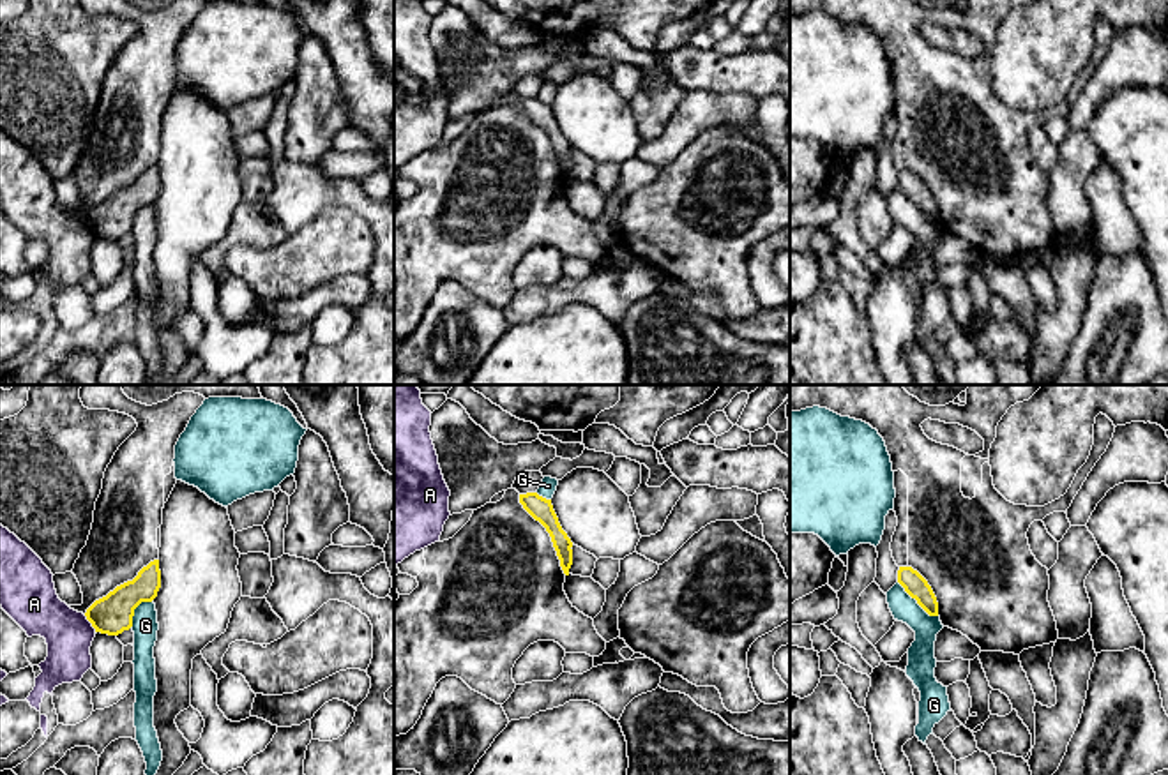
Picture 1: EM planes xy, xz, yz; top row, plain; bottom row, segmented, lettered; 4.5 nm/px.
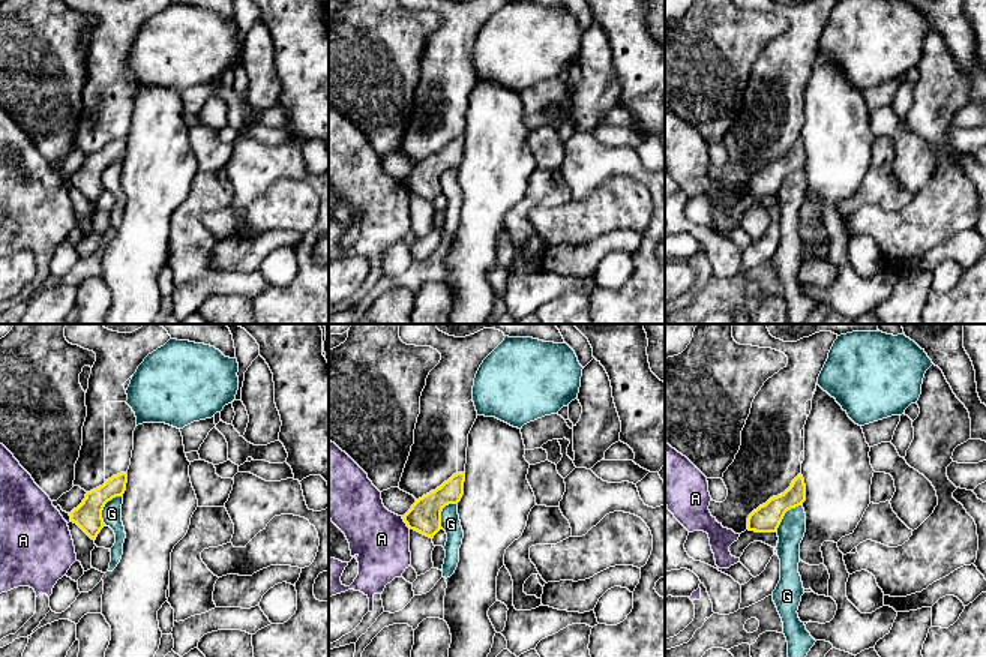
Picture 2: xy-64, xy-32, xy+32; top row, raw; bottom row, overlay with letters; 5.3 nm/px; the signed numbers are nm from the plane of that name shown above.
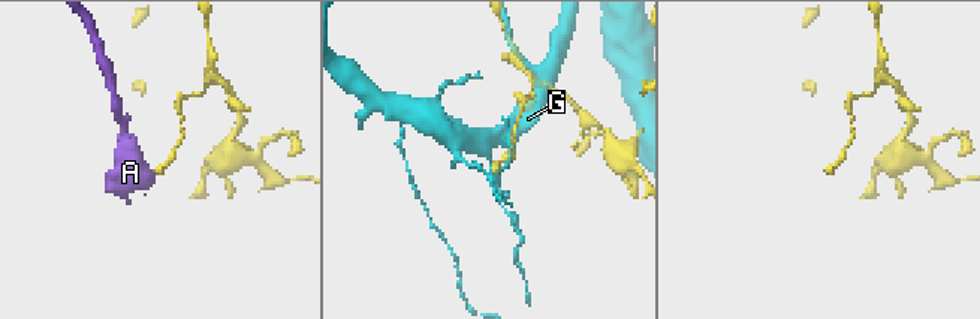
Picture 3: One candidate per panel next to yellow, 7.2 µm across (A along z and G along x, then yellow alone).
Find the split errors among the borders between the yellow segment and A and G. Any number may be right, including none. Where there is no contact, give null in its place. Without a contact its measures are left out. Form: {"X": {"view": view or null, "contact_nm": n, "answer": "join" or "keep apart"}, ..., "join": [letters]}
{"A": {"view": "xy", "contact_nm": 100, "answer": "keep apart"}, "G": {"view": "yz", "contact_nm": 240, "answer": "keep apart"}, "join": []}

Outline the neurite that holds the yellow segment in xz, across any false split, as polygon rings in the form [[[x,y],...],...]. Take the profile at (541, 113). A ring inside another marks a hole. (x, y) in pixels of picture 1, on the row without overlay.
[[[527,97],[520,99],[520,108],[535,125],[539,125],[546,132],[560,164],[560,171],[564,178],[569,180],[569,173],[573,169],[573,147],[562,134],[558,122],[553,115],[551,104],[546,104],[537,97]]]

